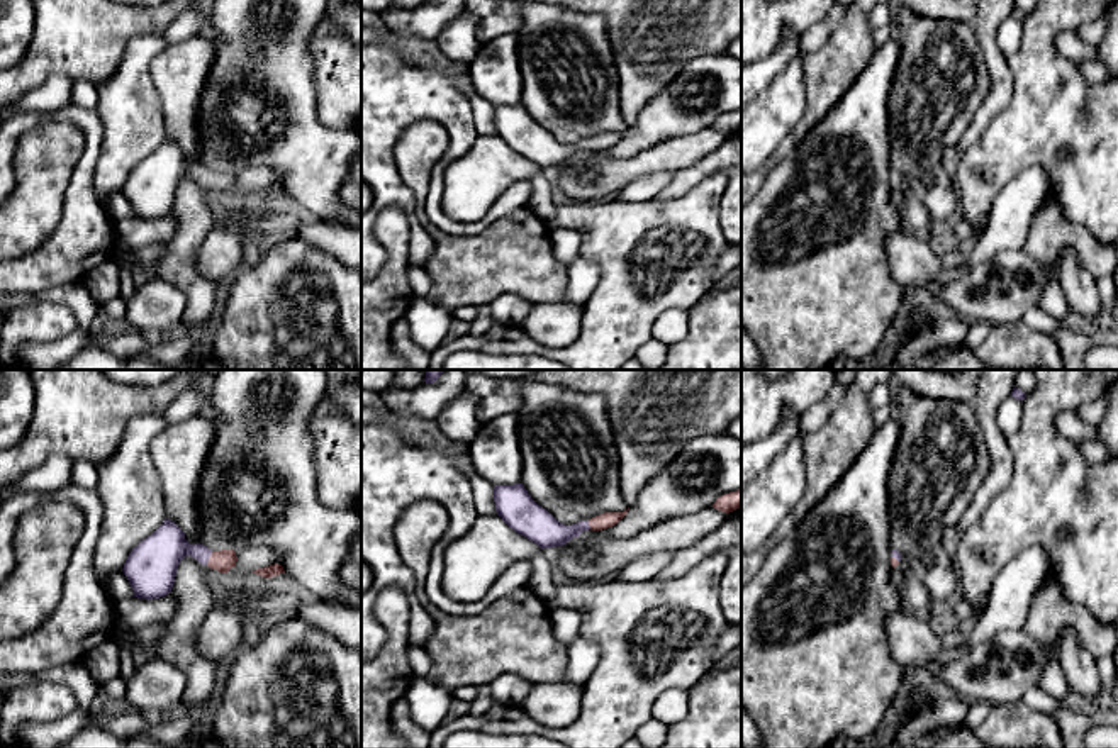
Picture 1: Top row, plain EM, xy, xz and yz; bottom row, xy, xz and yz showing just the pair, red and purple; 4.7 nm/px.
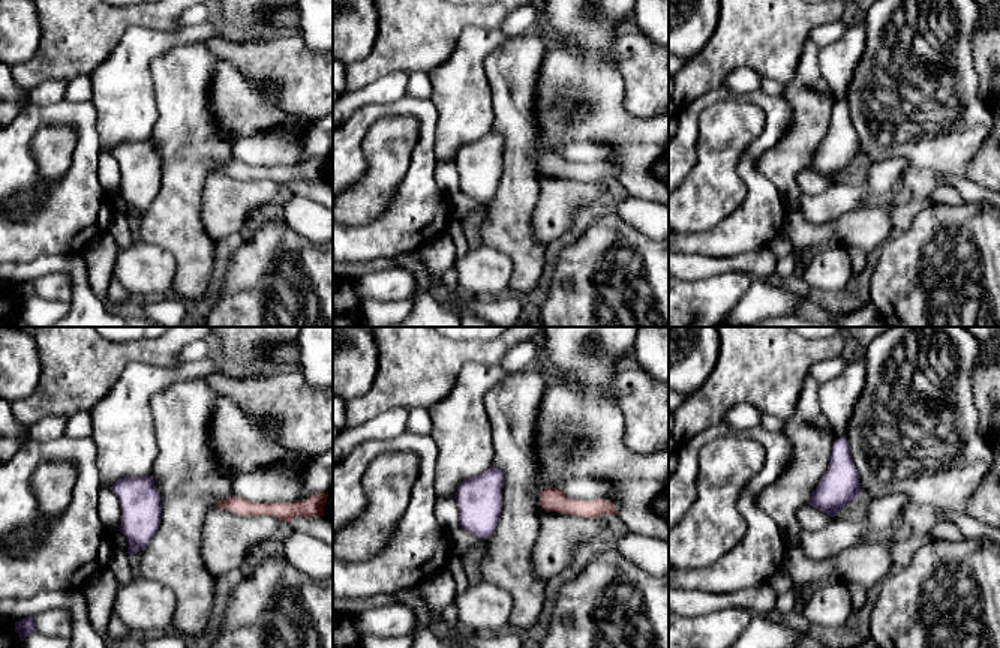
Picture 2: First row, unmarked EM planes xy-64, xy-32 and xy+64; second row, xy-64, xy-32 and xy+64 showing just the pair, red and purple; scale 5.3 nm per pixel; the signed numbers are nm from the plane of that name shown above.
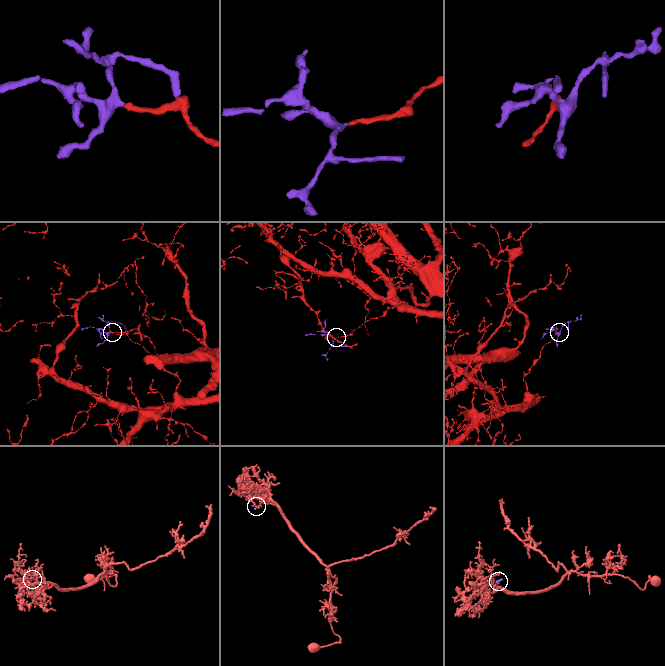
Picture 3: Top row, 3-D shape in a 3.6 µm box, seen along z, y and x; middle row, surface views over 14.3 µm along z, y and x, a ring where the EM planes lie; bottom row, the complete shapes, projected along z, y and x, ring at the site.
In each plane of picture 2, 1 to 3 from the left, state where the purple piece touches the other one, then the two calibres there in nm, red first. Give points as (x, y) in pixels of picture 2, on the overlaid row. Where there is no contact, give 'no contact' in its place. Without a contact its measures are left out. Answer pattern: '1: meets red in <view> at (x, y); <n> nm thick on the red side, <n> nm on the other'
1: no contact
2: no contact
3: no contact

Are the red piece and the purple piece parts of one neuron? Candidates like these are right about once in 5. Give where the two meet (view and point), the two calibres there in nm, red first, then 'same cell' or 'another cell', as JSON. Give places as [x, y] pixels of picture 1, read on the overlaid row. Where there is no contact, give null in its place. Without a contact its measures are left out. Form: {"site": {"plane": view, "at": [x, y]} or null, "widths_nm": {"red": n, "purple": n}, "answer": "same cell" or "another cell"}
{"site": {"plane": "xy", "at": [209, 558]}, "widths_nm": {"red": 100, "purple": 220}, "answer": "same cell"}

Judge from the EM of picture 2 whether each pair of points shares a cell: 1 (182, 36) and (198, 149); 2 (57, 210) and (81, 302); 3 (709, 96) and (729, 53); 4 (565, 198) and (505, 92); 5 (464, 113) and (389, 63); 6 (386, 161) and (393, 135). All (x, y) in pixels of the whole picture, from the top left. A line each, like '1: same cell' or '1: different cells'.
1: different cells
2: different cells
3: different cells
4: different cells
5: different cells
6: same cell

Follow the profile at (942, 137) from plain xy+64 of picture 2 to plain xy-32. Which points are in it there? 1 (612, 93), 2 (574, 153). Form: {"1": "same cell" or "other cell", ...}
{"1": "same cell", "2": "other cell"}

